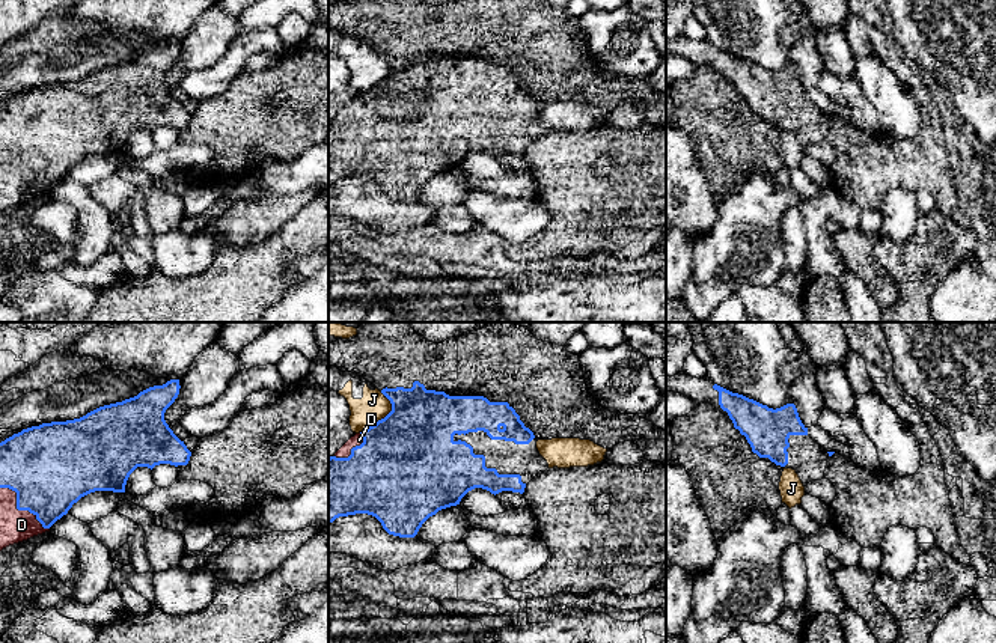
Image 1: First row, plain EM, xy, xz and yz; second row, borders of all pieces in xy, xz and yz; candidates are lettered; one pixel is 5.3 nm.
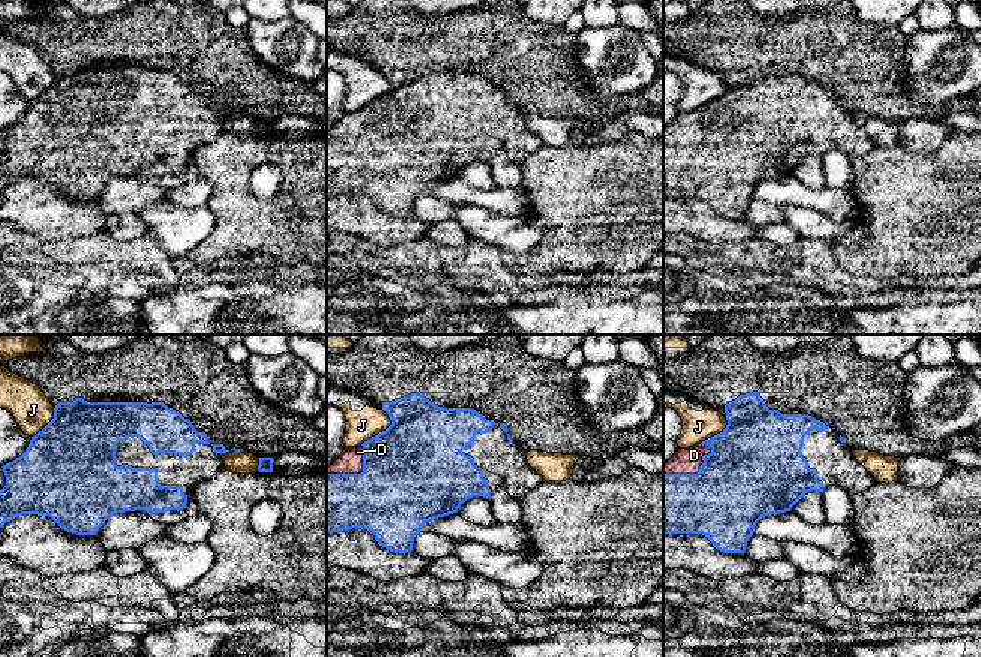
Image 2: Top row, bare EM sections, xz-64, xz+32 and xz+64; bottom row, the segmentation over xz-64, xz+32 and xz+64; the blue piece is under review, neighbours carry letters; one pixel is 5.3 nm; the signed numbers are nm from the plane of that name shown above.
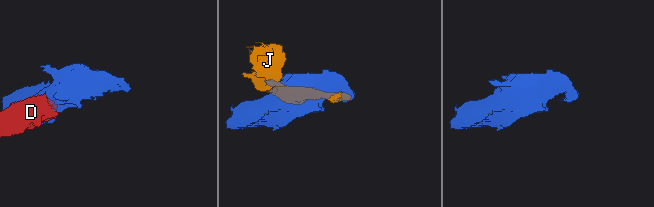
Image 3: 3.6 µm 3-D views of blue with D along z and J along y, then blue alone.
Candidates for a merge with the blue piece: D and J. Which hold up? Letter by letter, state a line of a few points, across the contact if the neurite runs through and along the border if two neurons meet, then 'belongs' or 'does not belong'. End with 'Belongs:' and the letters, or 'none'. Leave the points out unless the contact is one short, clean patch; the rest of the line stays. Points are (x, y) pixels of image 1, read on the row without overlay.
D: belongs
J: does not belong
Belongs: D

